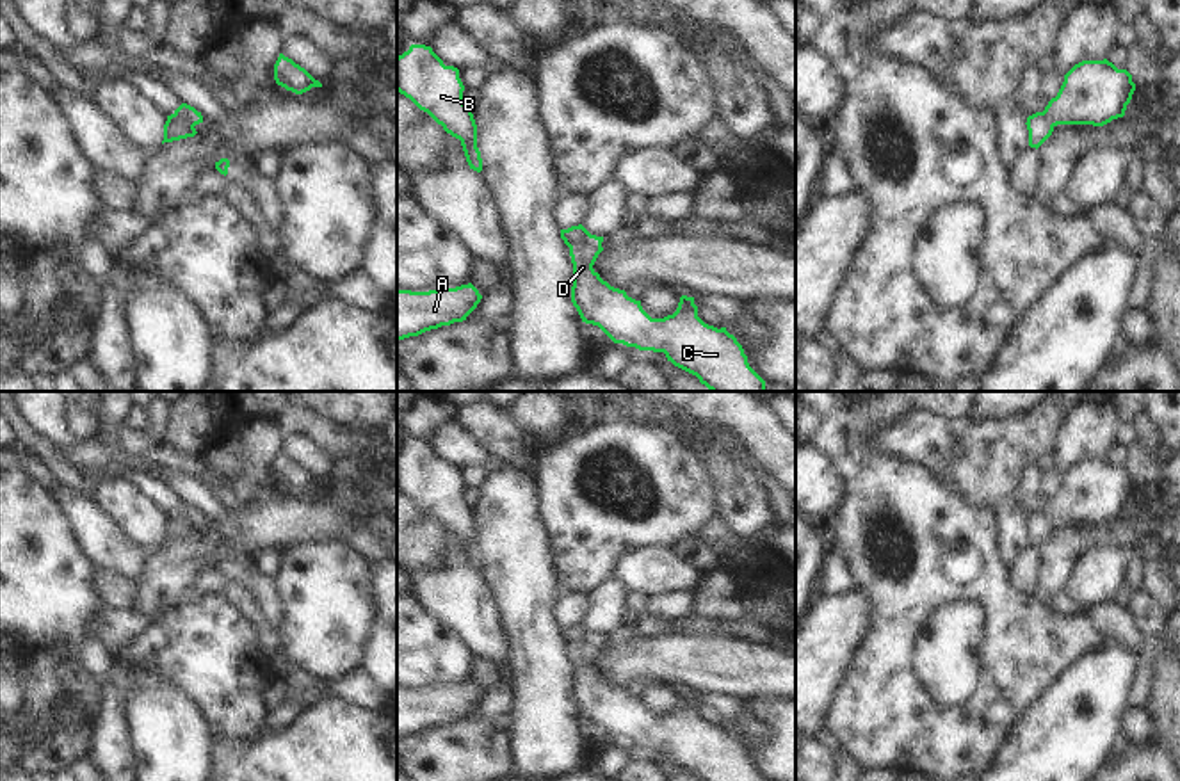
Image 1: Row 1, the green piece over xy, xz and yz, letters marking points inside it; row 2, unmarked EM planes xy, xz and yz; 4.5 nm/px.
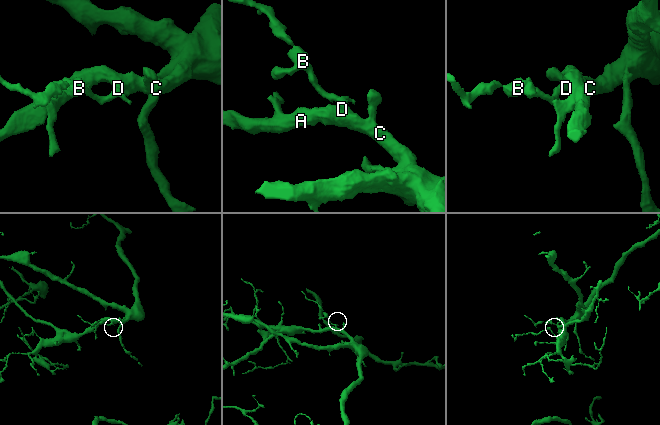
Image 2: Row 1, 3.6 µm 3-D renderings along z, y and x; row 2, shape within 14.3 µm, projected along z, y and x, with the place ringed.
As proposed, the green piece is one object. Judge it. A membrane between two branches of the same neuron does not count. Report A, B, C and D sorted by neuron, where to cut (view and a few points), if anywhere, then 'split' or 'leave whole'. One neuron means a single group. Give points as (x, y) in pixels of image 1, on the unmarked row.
A C D / B | xz (590, 632), (570, 648) | split

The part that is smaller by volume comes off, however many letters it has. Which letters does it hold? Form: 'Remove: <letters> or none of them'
Remove: B

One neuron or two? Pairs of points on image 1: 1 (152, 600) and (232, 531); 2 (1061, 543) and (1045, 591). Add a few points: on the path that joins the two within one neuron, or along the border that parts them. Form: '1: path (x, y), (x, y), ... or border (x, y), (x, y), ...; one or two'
1: path (169, 580), (202, 548), (212, 547); one
2: path (1058, 555), (1052, 579); one

